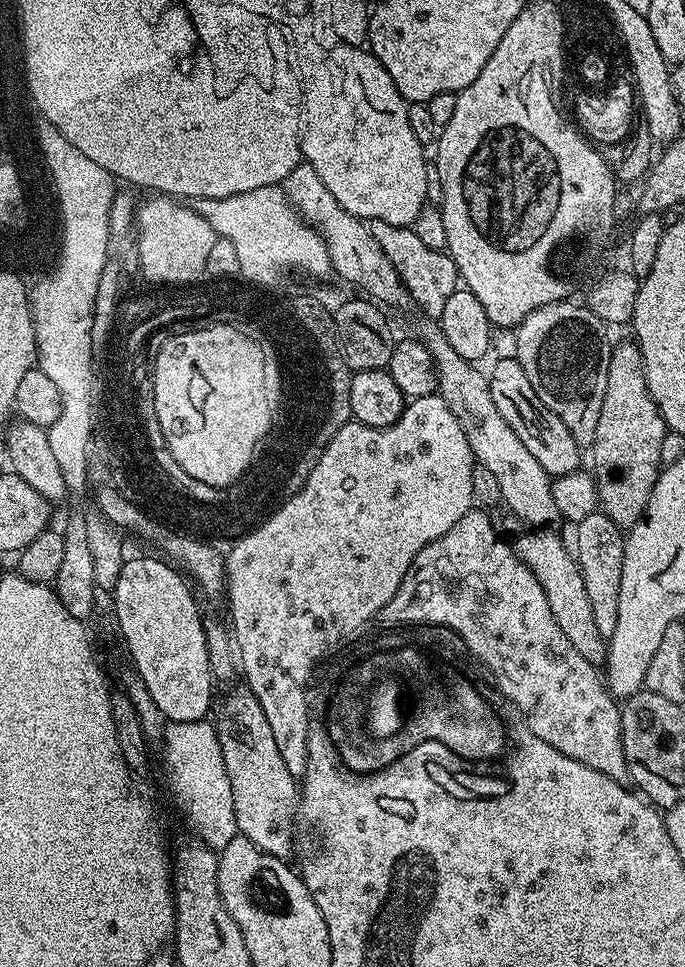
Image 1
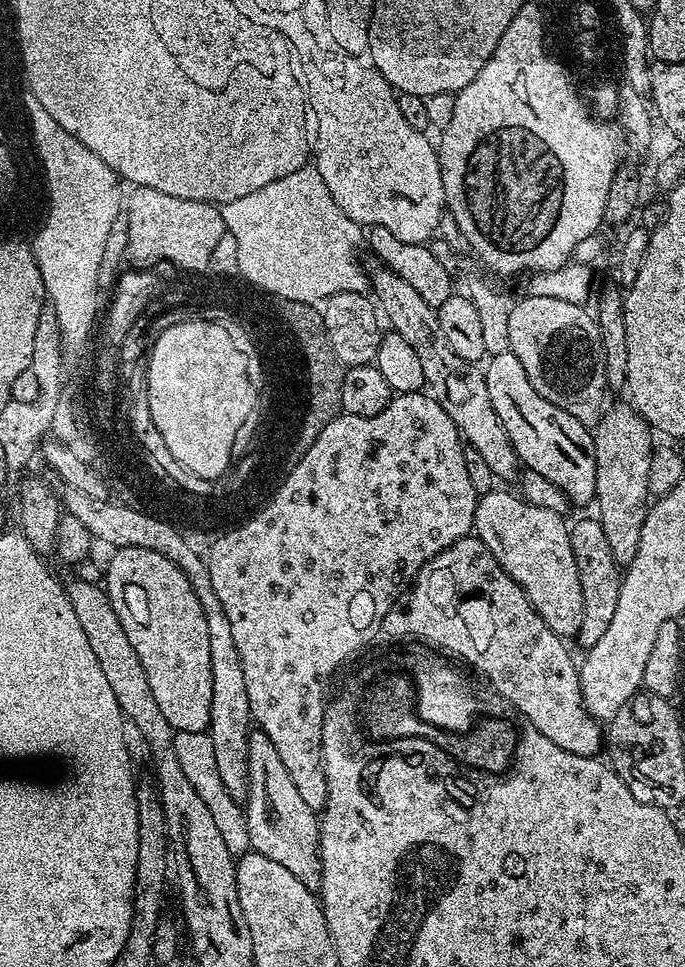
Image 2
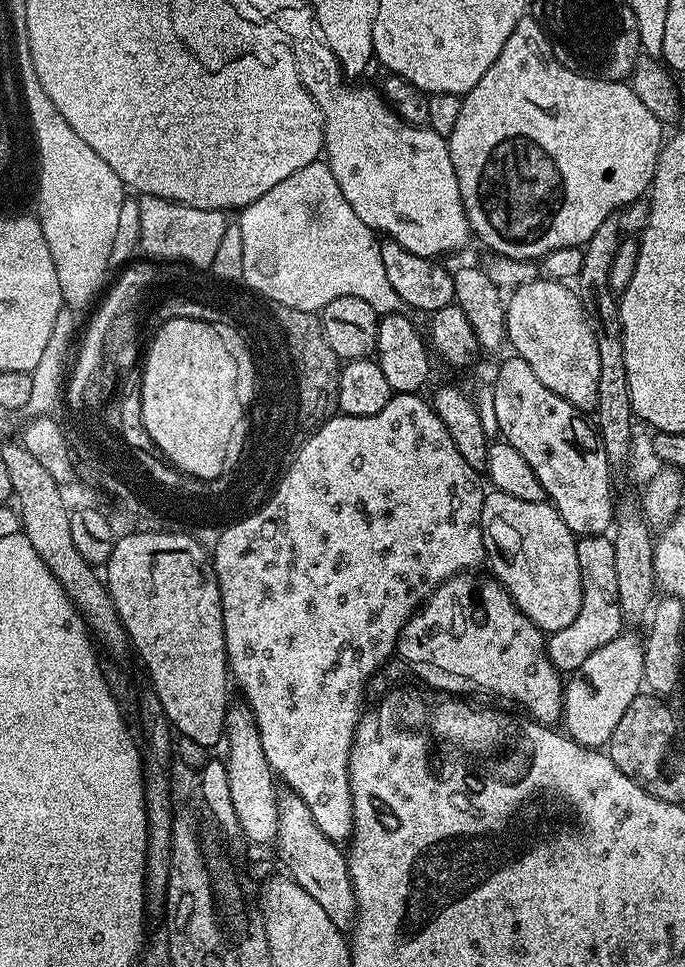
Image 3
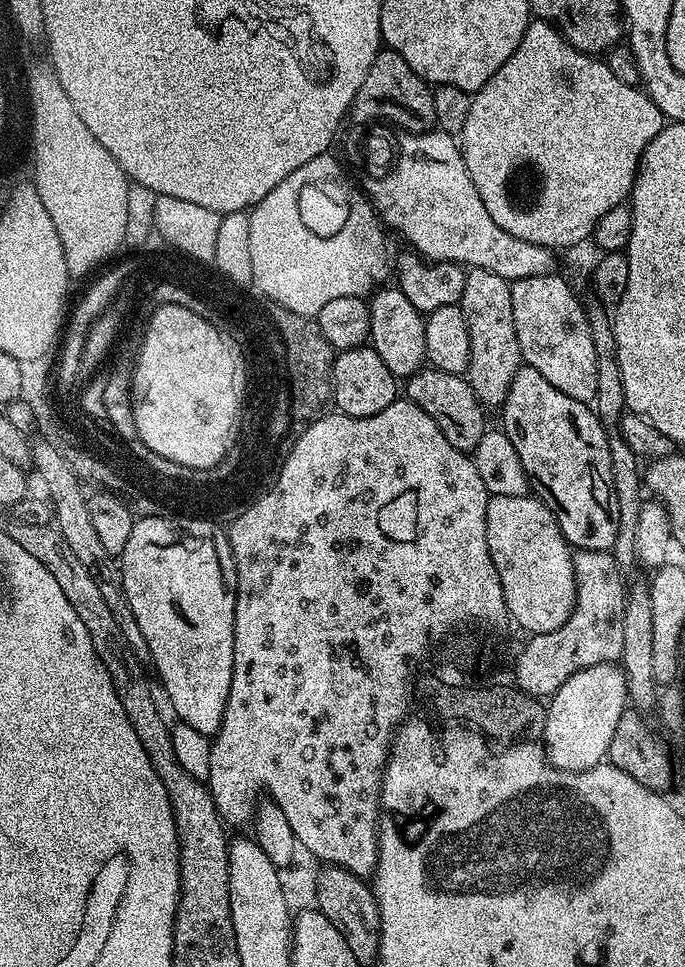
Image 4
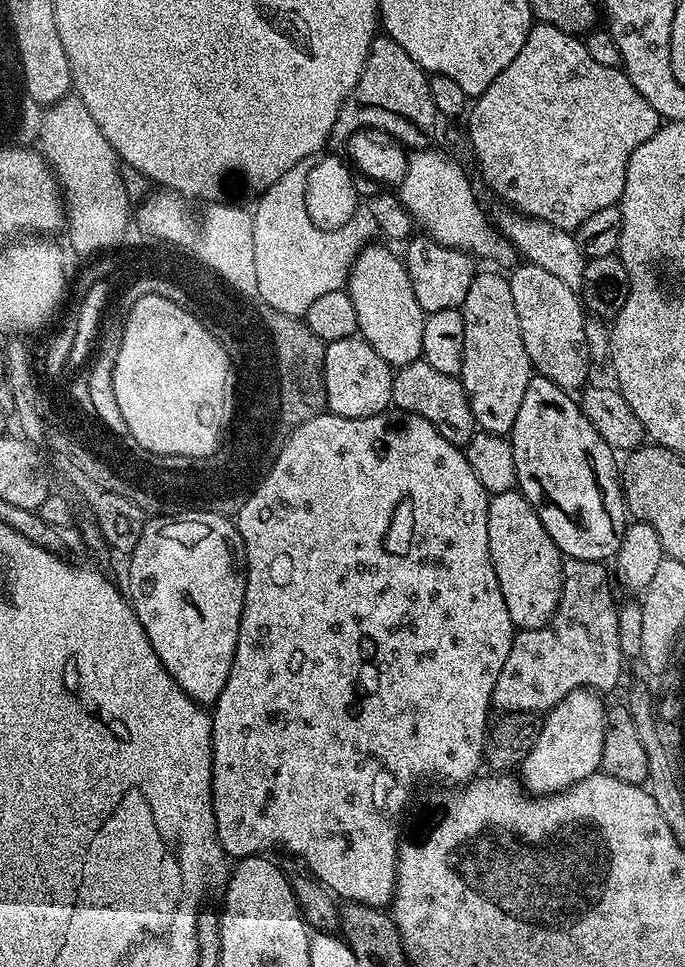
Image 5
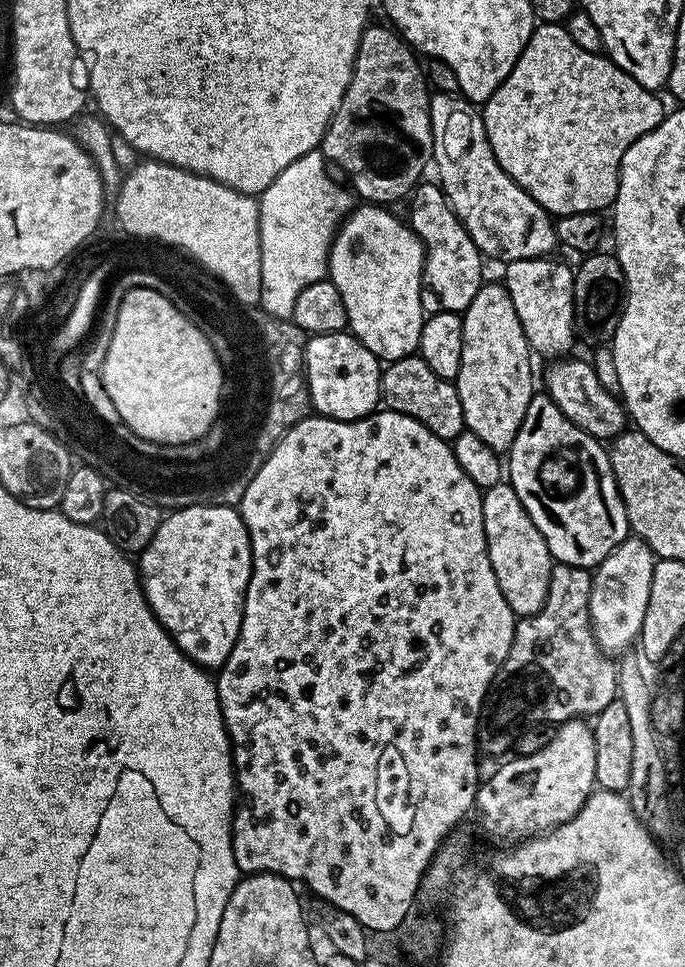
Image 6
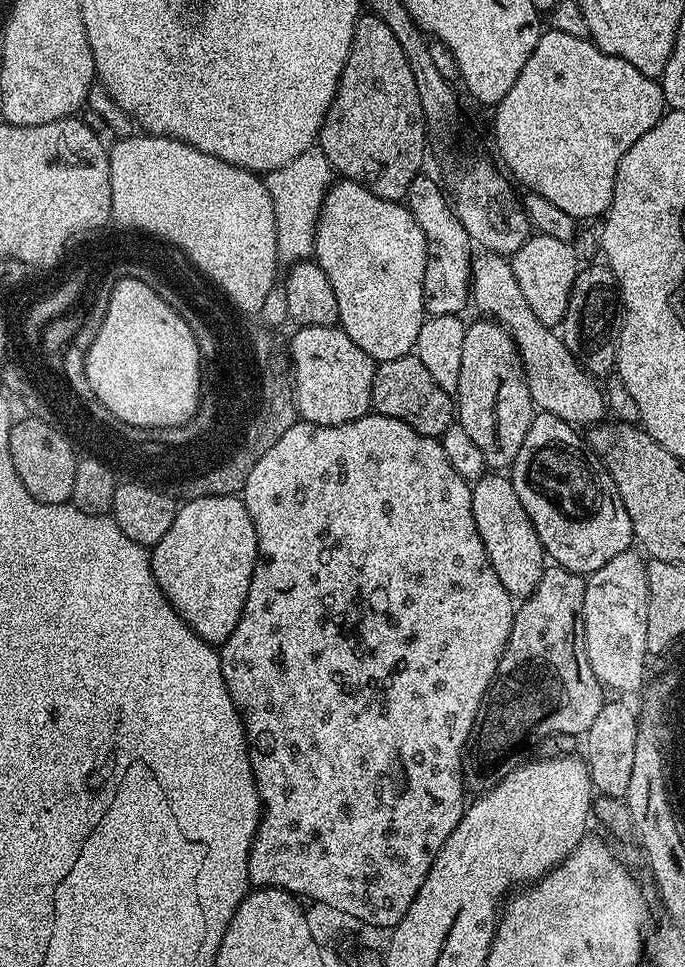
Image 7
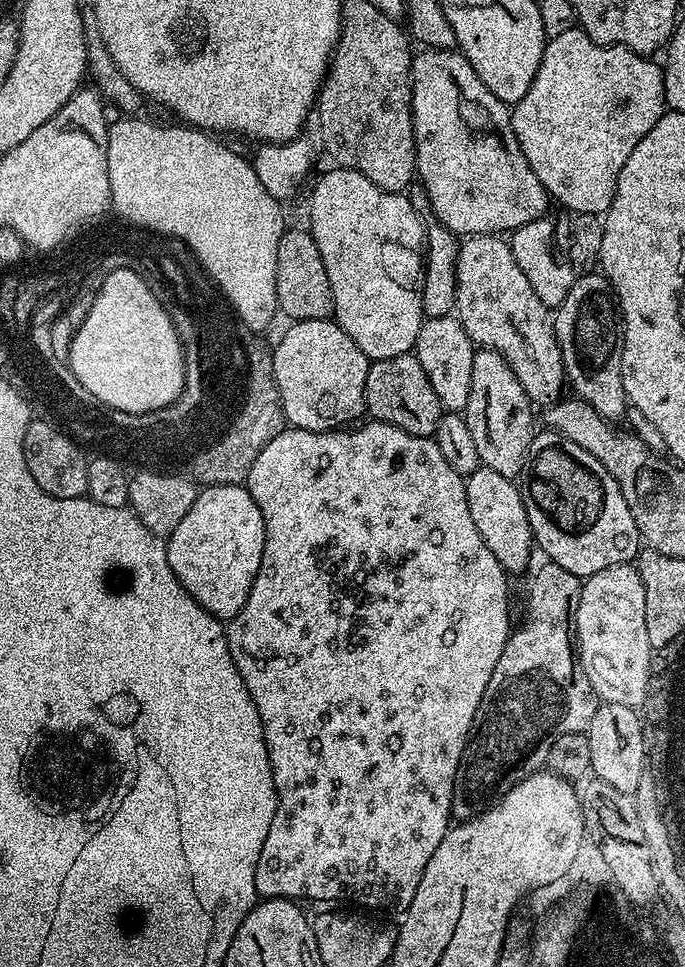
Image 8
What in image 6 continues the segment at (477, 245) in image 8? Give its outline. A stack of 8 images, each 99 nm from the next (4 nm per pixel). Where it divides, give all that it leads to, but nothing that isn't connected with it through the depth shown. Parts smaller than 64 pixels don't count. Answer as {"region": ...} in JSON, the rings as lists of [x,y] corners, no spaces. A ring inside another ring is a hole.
{"region":[[[564,358],[559,362],[552,362],[548,373],[544,376],[546,395],[586,434],[590,434],[601,442],[611,442],[629,427],[630,417],[619,395],[609,392],[598,380],[598,375],[592,369],[587,359],[572,360]]]}

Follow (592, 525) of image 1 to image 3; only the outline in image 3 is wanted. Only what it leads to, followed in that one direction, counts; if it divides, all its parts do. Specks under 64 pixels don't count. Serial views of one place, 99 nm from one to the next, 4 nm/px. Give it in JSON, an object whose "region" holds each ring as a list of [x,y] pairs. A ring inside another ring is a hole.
{"region":[[[604,534],[581,536],[577,539],[576,549],[578,550],[578,574],[582,574],[582,606],[578,610],[578,618],[574,618],[574,622],[570,622],[570,626],[562,626],[562,630],[551,633],[546,640],[548,661],[561,674],[577,672],[582,666],[582,662],[586,662],[586,658],[590,658],[590,654],[594,654],[596,650],[602,650],[602,646],[606,646],[606,642],[614,642],[614,638],[622,635],[626,628],[626,621],[618,602],[618,573],[614,567],[614,546],[611,539]]]}

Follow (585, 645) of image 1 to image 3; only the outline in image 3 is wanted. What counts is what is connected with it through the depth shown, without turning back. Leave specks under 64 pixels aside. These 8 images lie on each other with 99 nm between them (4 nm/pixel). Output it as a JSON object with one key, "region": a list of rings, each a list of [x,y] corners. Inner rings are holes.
{"region":[[[489,491],[482,502],[480,529],[484,531],[484,550],[487,563],[489,565],[492,563],[491,575],[499,580],[500,585],[508,591],[510,598],[516,604],[517,610],[526,618],[530,618],[530,622],[534,622],[534,626],[538,626],[545,634],[551,634],[562,630],[562,626],[570,626],[570,622],[574,622],[574,618],[578,618],[578,610],[582,606],[582,574],[578,574],[578,550],[576,549],[578,537],[570,530],[570,526],[566,526],[566,522],[562,522],[558,510],[551,503],[544,500],[527,502],[523,501],[522,498],[510,498],[510,494],[505,492]]]}

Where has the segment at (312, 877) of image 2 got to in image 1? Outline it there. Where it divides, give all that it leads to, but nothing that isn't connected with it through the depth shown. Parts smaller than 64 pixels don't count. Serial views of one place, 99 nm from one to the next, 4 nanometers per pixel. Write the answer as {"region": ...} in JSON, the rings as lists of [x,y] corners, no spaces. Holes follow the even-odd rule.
{"region":[[[239,687],[221,702],[220,713],[214,719],[234,800],[236,830],[263,852],[288,858],[294,852],[298,780],[286,770],[286,762],[282,762],[282,754],[278,754],[278,742],[274,742],[270,722],[266,722],[258,698],[254,698],[247,687]]]}

